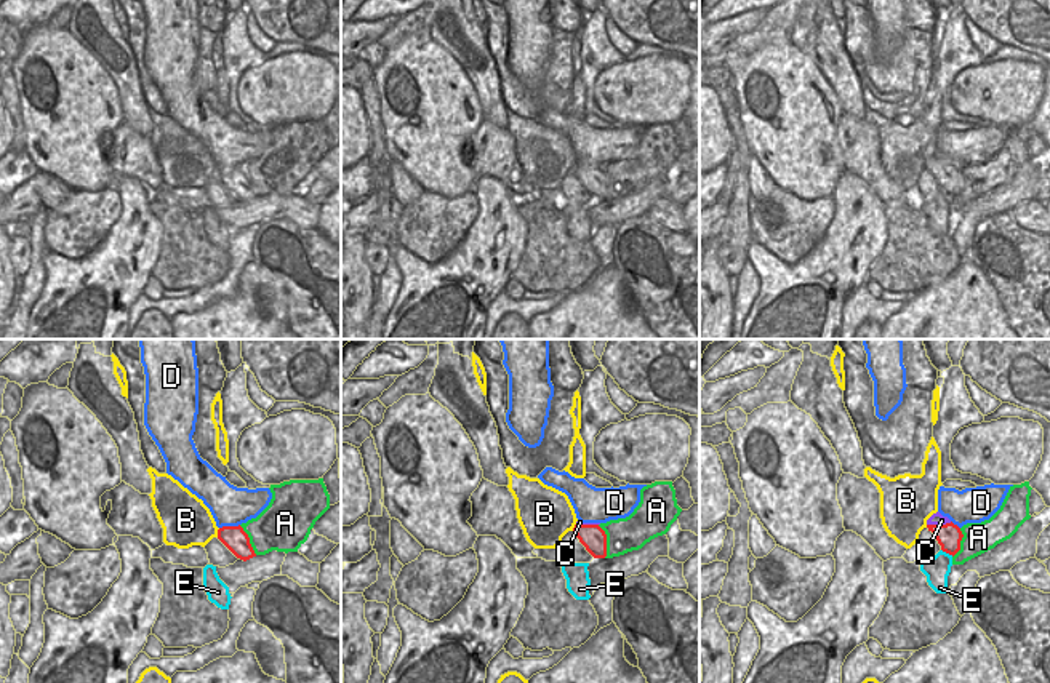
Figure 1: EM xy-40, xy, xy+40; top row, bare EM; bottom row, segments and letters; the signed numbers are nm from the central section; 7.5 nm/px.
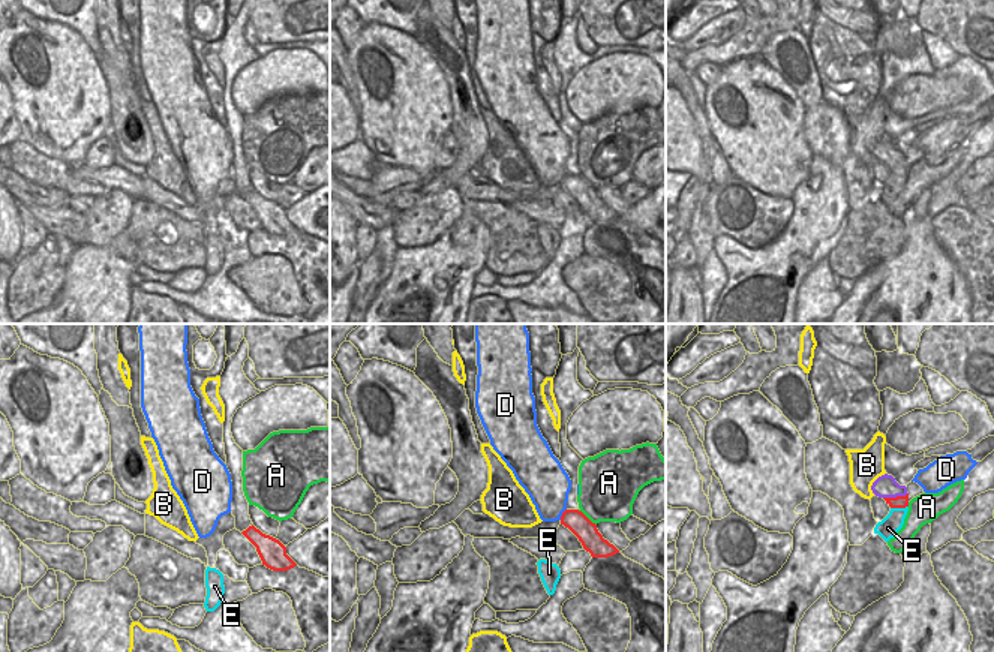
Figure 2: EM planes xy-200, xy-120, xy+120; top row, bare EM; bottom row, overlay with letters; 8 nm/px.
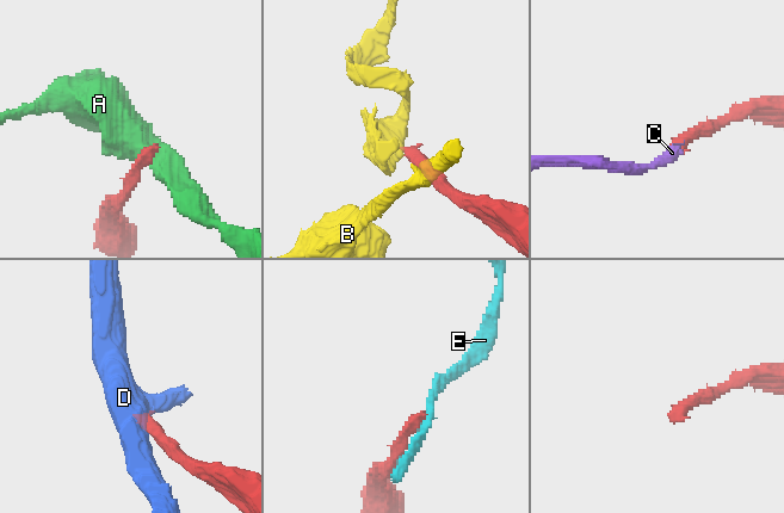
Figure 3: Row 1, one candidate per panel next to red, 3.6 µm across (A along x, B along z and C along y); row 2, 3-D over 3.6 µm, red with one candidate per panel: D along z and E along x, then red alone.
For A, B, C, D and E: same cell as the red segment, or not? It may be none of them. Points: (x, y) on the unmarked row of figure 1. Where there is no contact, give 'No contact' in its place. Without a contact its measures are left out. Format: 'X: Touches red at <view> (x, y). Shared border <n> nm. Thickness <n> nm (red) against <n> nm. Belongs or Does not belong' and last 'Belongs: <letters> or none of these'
A: Touches red at xy (605, 183). Shared border 260 nm. Thickness 190 nm (red) against 260 nm. Does not belong
B: Touches red at xy-40 (218, 175). Shared border 80 nm. Thickness 190 nm (red) against 360 nm. Does not belong
C: Touches red at xy+40 (938, 167). Shared border 190 nm. Thickness 180 nm (red) against 100 nm. Belongs
D: Touches red at xy-40 (229, 168). Shared border 160 nm. Thickness 190 nm (red) against 300 nm. Does not belong
E: Touches red at xy+40 (948, 194). Shared border 110 nm. Thickness 180 nm (red) against 190 nm. Does not belong
Belongs: C

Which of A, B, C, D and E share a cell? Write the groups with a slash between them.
A / B / C / D / E

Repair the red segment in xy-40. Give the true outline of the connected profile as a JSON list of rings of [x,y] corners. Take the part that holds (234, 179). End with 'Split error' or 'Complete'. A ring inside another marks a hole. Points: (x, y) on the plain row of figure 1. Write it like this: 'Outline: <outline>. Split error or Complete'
Outline: [[[222,168],[218,171],[218,181],[240,202],[246,203],[256,198],[248,176],[238,168]]]. Complete

